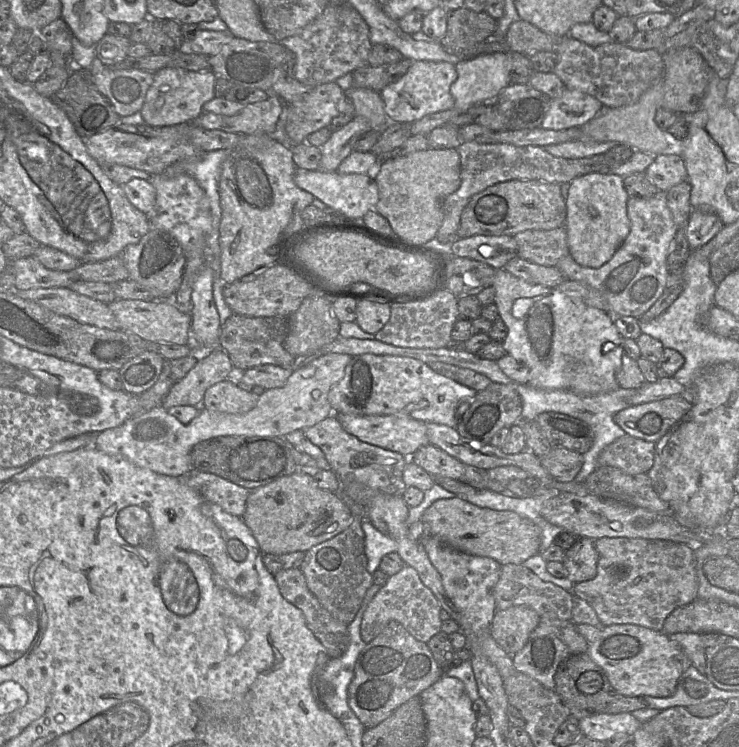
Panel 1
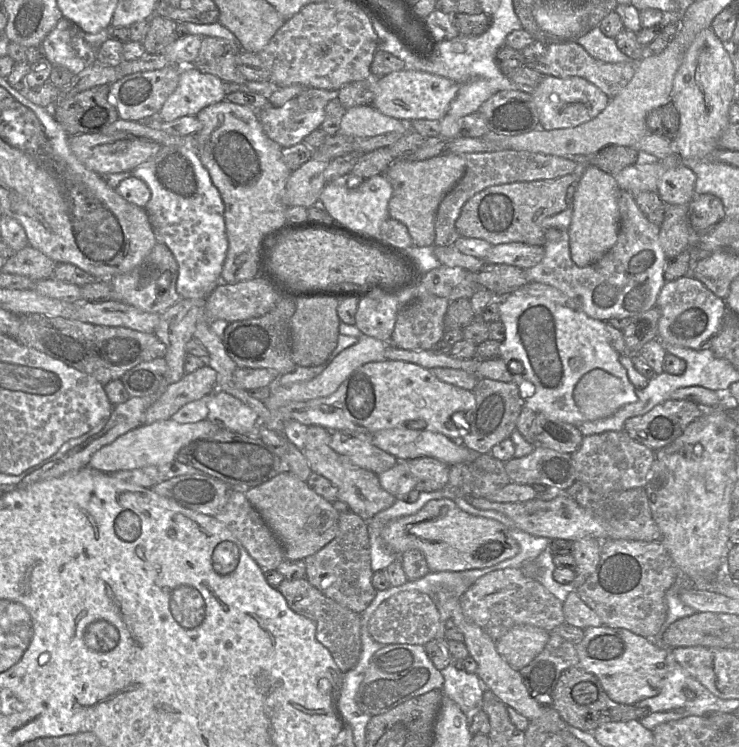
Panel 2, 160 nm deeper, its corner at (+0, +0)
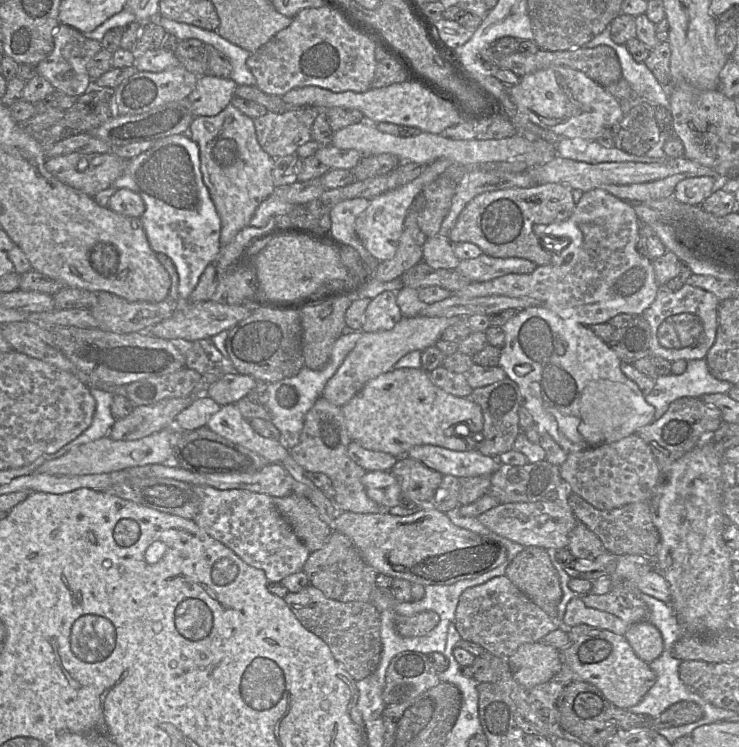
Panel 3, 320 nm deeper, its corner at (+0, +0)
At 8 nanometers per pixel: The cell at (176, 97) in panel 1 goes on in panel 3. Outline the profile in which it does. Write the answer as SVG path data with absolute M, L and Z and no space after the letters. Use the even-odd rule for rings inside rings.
M210 74L198 78L195 89L188 96L195 117L216 116L231 105L238 85L231 78Z

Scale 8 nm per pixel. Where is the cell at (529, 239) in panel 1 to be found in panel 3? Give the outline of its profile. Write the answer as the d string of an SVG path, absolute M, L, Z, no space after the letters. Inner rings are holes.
M482 253L477 258L462 260L457 270L470 283L480 283L507 274L530 274L536 267L534 262L524 258L496 258Z

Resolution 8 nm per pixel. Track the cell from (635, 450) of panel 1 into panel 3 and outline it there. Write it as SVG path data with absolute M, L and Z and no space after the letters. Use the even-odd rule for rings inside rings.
M633 434L616 442L568 453L565 462L560 466L560 474L562 480L570 485L572 493L599 510L611 510L630 503L648 502L659 484L661 470L648 445L637 434Z

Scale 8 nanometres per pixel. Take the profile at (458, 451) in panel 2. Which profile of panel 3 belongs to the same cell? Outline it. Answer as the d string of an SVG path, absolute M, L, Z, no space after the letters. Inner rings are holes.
M434 445L412 447L407 455L442 475L473 477L492 475L501 465L497 458L485 456L475 450L455 451Z

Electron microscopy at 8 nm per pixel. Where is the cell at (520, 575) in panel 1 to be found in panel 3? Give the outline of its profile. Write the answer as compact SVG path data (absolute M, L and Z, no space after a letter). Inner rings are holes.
M505 575L494 577L483 584L466 589L459 597L454 624L463 640L479 644L492 655L505 659L522 644L539 642L548 633L561 627L556 617L550 617Z

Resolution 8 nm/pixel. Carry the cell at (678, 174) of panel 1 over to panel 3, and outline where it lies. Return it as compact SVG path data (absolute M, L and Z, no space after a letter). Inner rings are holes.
M717 176L686 178L677 183L673 197L684 204L701 205L714 191L722 188L722 180Z

